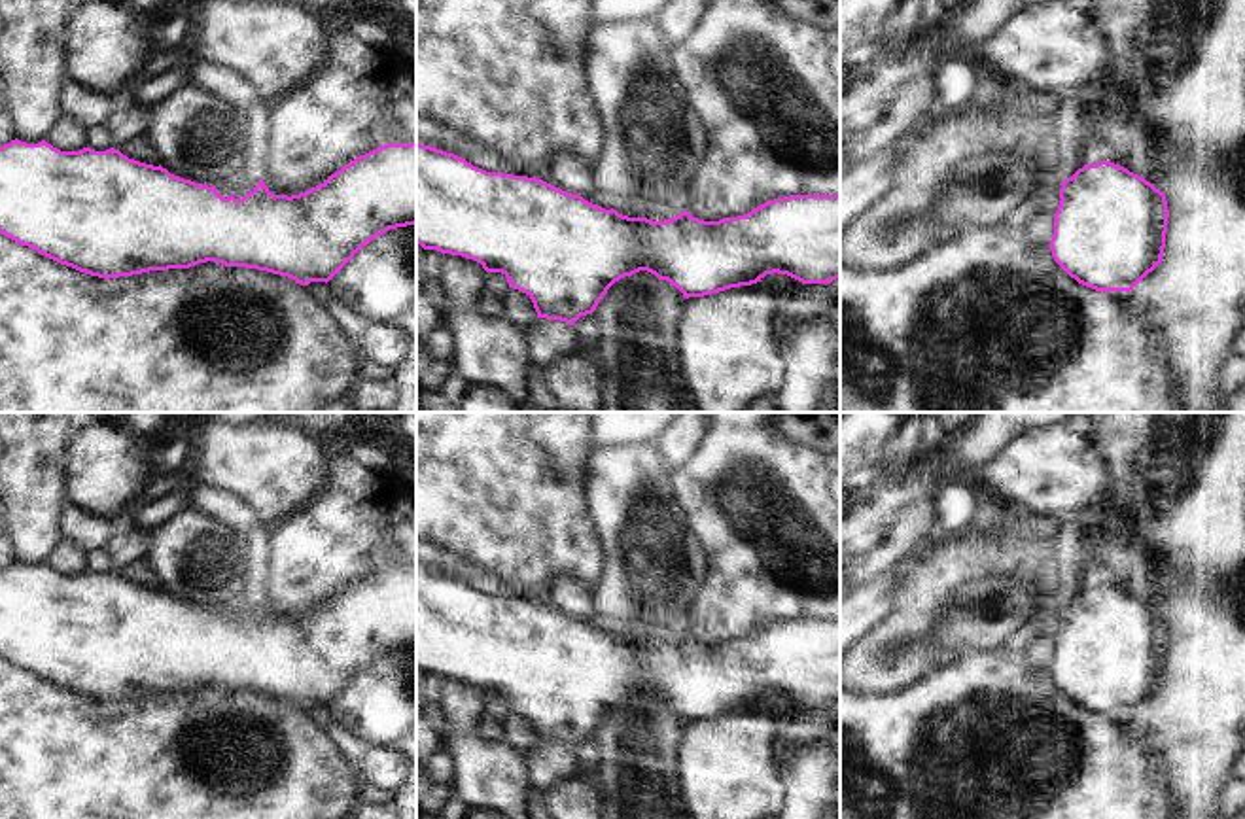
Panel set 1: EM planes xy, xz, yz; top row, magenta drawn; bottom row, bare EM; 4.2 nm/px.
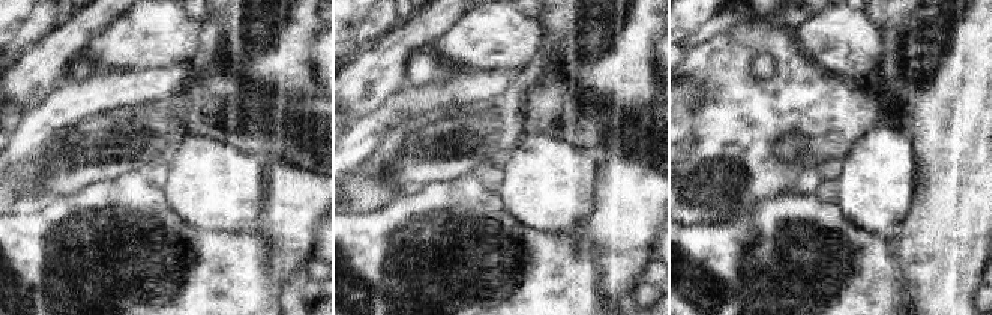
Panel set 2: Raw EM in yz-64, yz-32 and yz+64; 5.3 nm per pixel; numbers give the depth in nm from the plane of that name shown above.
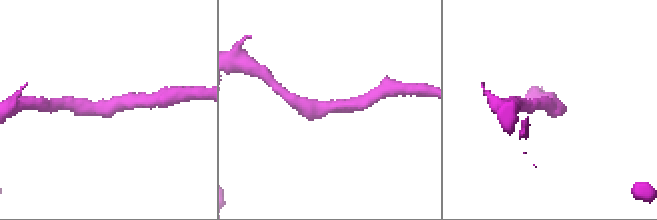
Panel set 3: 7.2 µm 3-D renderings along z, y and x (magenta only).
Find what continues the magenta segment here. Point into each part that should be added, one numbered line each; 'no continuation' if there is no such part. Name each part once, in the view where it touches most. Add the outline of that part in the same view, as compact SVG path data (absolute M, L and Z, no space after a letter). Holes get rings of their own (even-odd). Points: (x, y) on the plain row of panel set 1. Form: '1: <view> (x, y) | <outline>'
no continuation

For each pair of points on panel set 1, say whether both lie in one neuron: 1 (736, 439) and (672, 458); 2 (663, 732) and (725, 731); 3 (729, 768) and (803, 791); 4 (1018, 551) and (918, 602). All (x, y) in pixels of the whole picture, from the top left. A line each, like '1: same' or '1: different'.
1: different
2: different
3: different
4: same

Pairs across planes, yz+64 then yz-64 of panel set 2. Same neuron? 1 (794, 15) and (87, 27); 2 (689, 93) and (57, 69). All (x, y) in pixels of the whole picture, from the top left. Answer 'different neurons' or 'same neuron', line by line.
1: same neuron
2: same neuron

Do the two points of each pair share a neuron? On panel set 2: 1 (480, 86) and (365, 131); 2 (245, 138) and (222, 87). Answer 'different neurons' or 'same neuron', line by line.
1: same neuron
2: same neuron

